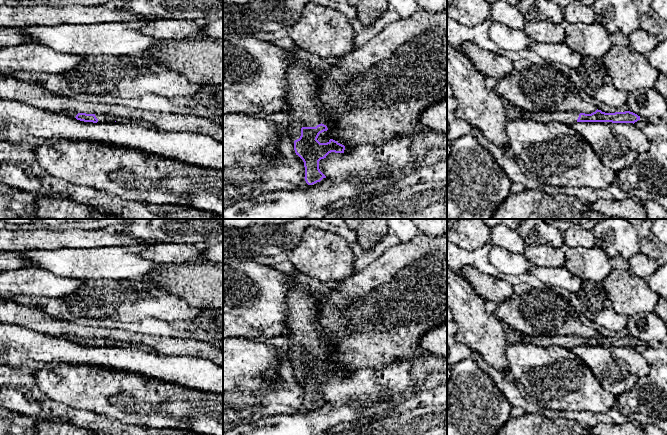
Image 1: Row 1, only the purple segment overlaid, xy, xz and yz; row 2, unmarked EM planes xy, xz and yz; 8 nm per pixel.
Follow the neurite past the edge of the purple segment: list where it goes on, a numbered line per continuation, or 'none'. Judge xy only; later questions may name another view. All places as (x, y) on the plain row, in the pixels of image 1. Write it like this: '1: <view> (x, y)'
1: xy (102, 342)

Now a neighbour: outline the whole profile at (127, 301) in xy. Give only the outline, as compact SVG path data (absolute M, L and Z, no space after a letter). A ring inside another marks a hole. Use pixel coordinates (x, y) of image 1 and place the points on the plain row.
M91 279L83 281L73 293L63 297L73 317L110 318L123 323L153 318L167 322L192 321L203 309L190 307L184 300L143 280Z

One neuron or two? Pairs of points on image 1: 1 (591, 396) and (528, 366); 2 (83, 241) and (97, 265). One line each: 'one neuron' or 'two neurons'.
1: one neuron
2: two neurons

